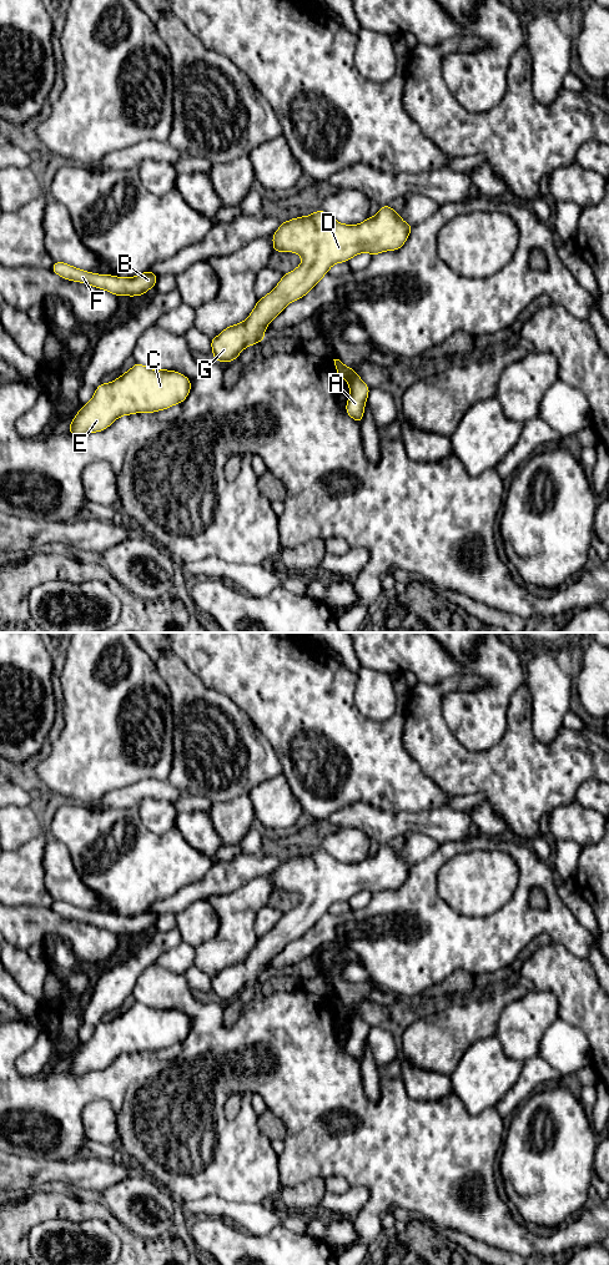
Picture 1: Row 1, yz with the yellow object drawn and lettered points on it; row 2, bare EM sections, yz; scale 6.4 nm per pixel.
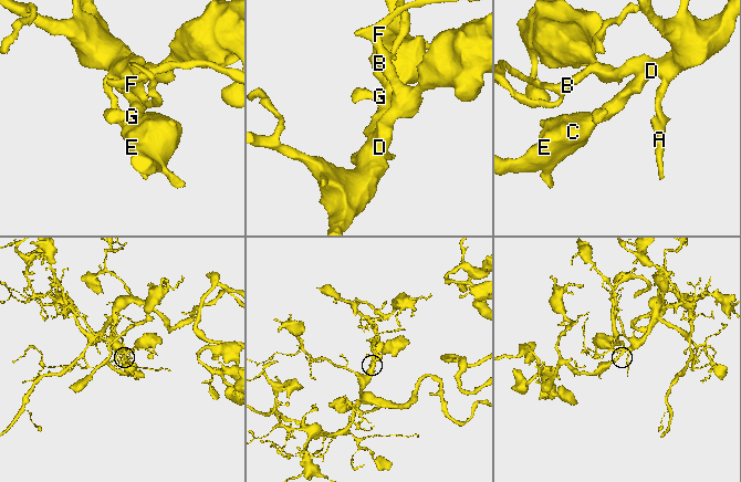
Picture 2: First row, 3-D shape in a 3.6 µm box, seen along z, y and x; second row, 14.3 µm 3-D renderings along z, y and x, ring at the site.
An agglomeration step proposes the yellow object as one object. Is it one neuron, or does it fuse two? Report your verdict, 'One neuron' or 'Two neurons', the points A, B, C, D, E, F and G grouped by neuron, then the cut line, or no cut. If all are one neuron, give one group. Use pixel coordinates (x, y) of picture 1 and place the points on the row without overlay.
One neuron. Groups: A B C D E F G. No split

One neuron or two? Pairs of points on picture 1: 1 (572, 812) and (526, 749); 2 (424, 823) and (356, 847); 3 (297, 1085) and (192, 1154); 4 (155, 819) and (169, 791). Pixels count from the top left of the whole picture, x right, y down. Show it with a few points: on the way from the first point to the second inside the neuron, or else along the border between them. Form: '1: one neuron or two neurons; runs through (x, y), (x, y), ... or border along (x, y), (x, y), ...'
1: two neurons; border along (574, 800), (555, 806), (549, 811)
2: two neurons; border along (343, 826), (356, 826), (371, 840)
3: one neuron; runs through (263, 1084), (231, 1084), (197, 1120)
4: two neurons; border along (172, 802), (144, 799), (135, 806)

